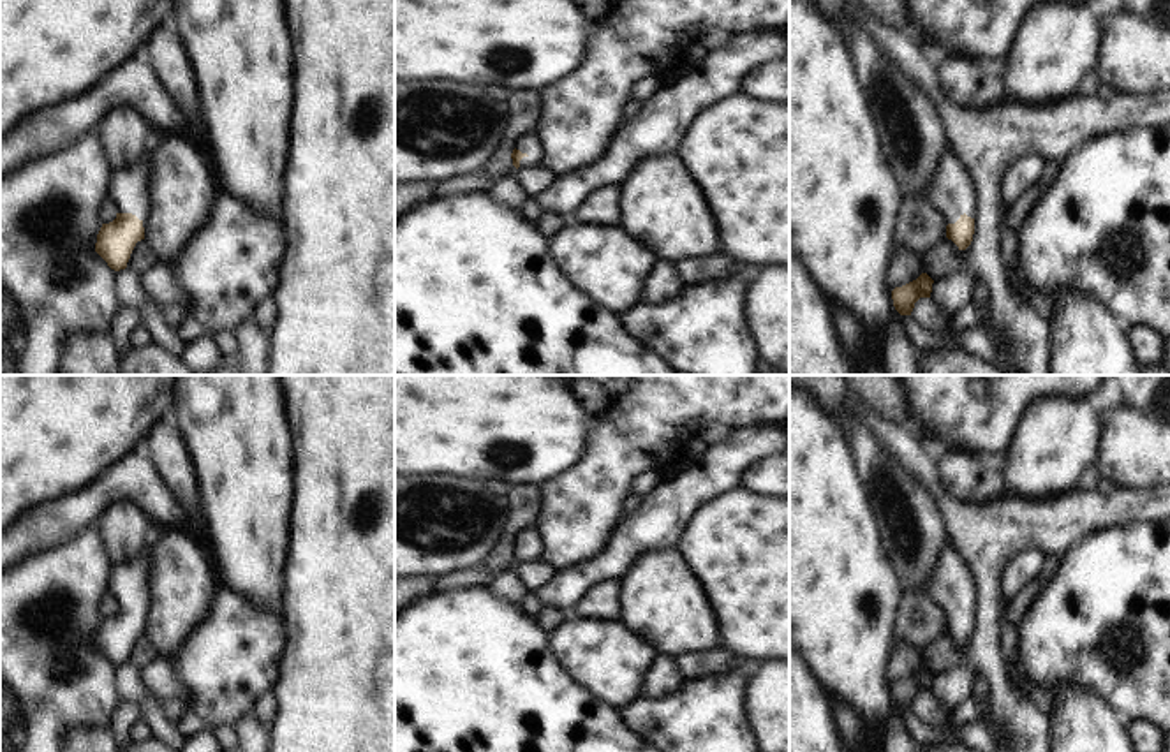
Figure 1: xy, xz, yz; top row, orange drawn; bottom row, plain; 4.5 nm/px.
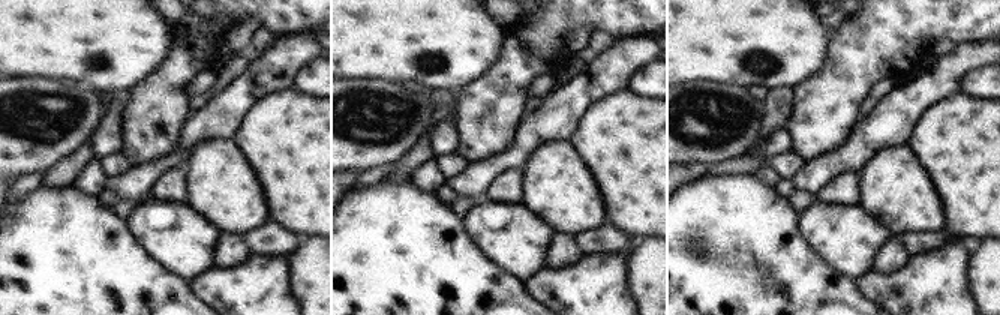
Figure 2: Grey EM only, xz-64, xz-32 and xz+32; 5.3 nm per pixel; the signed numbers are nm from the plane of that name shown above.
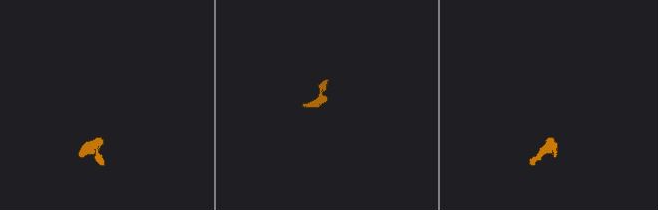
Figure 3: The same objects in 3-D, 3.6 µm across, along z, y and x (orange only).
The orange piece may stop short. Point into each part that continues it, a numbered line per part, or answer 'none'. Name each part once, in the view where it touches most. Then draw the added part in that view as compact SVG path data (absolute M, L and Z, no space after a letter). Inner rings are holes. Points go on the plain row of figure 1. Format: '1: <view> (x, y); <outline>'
1: xz (529, 538); M529 527L515 535L515 542L525 551L520 555L520 562L527 562L541 555L543 541L534 527Z

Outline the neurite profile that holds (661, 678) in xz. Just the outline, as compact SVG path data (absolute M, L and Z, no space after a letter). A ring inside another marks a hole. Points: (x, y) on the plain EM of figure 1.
M657 653L645 671L641 697L663 697L673 694L684 678L678 675L673 657Z

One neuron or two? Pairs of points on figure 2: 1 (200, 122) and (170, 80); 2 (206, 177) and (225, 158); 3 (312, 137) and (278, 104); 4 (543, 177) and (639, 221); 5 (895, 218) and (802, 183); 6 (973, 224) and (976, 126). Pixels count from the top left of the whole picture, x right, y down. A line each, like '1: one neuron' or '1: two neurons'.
1: two neurons
2: one neuron
3: one neuron
4: two neurons
5: two neurons
6: one neuron

